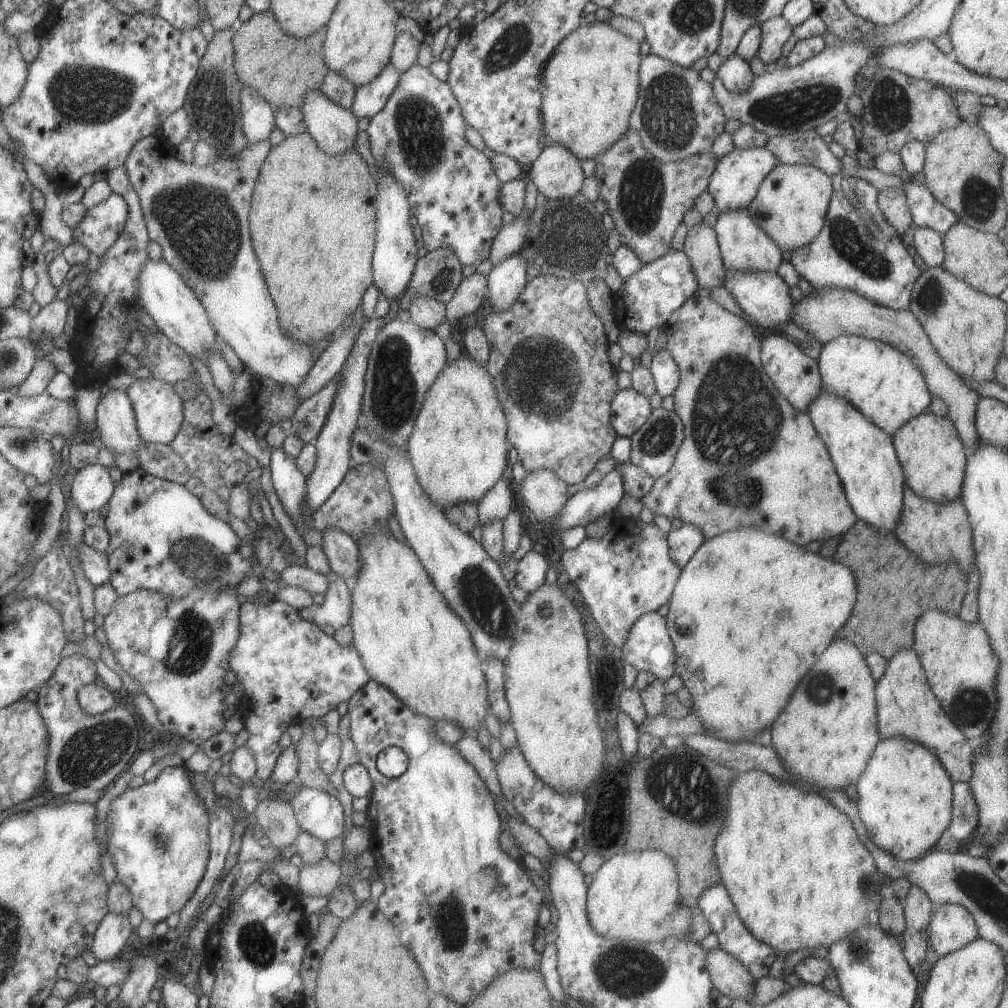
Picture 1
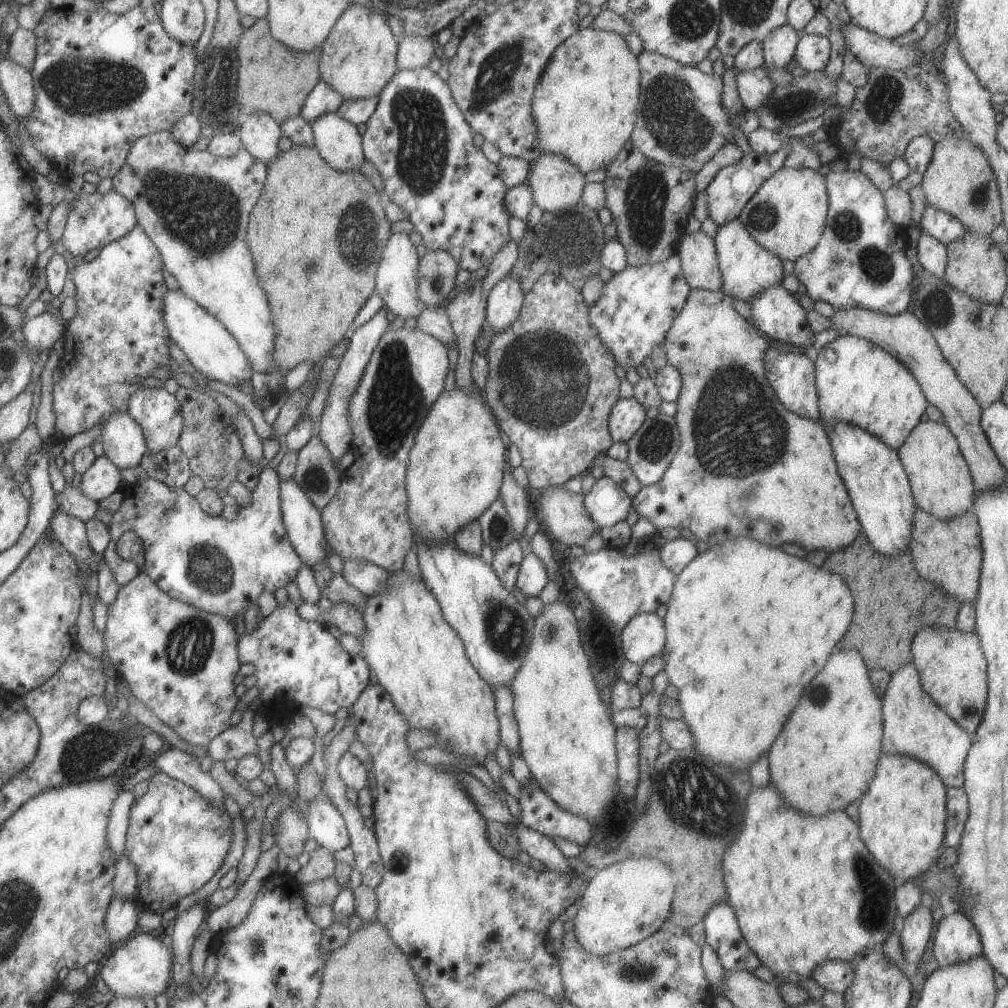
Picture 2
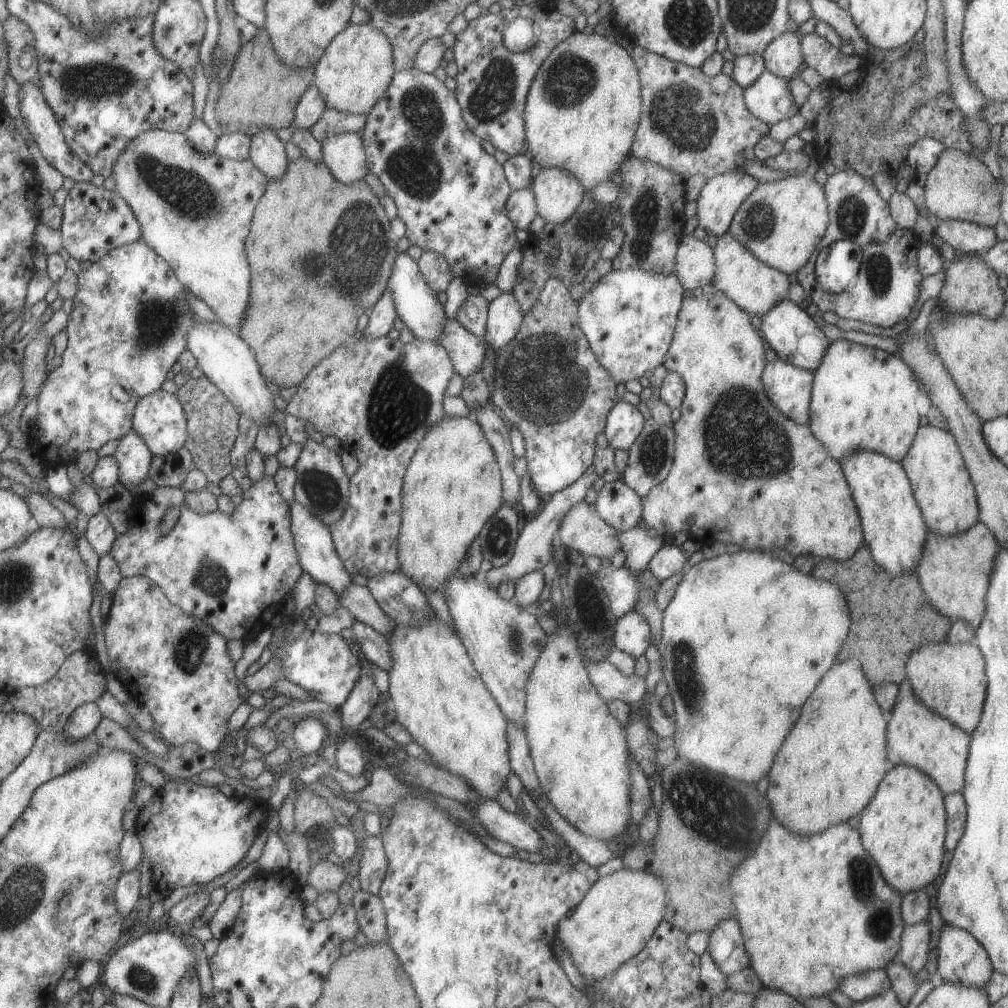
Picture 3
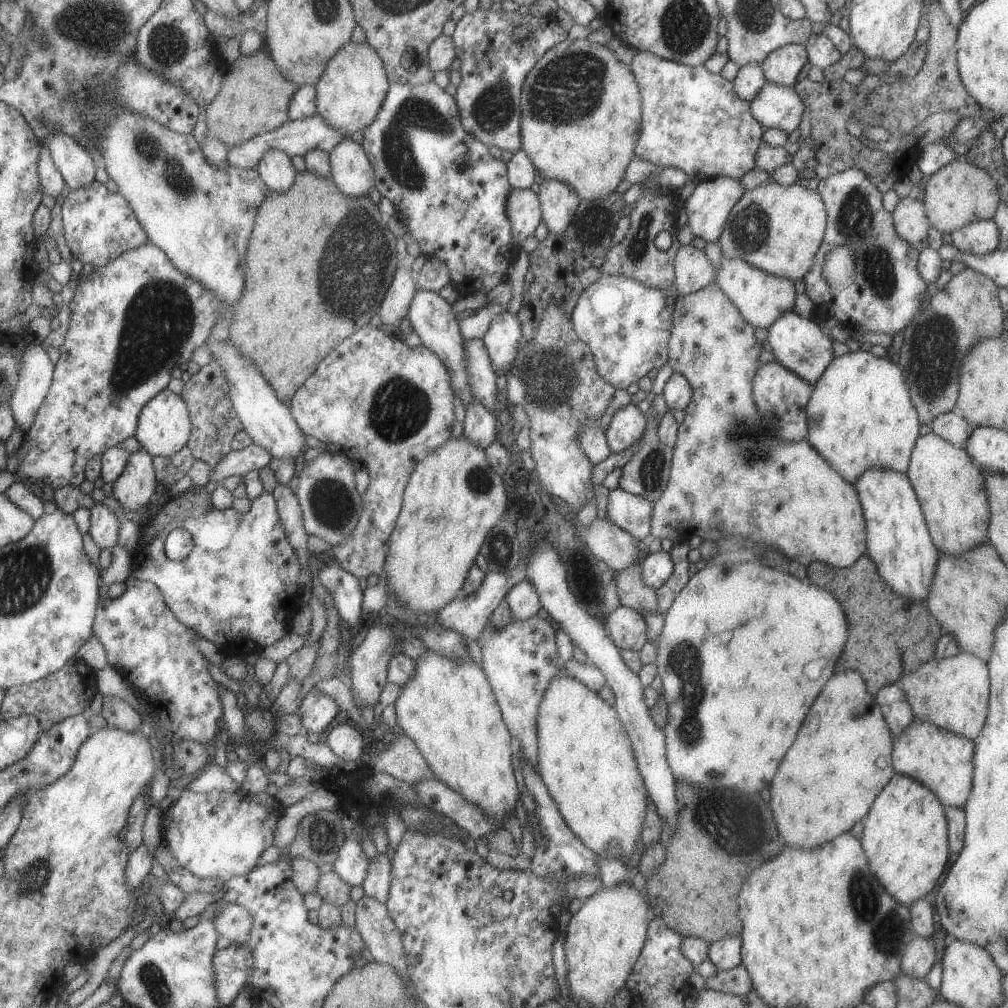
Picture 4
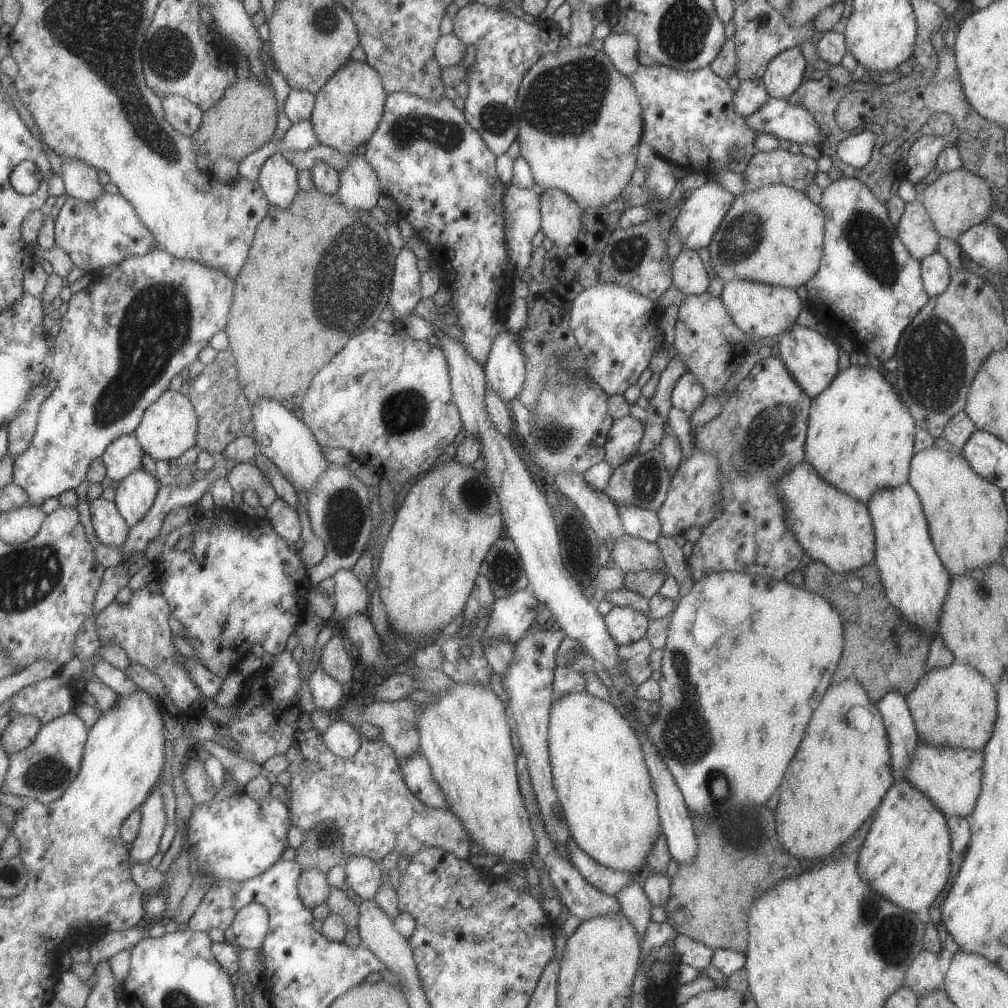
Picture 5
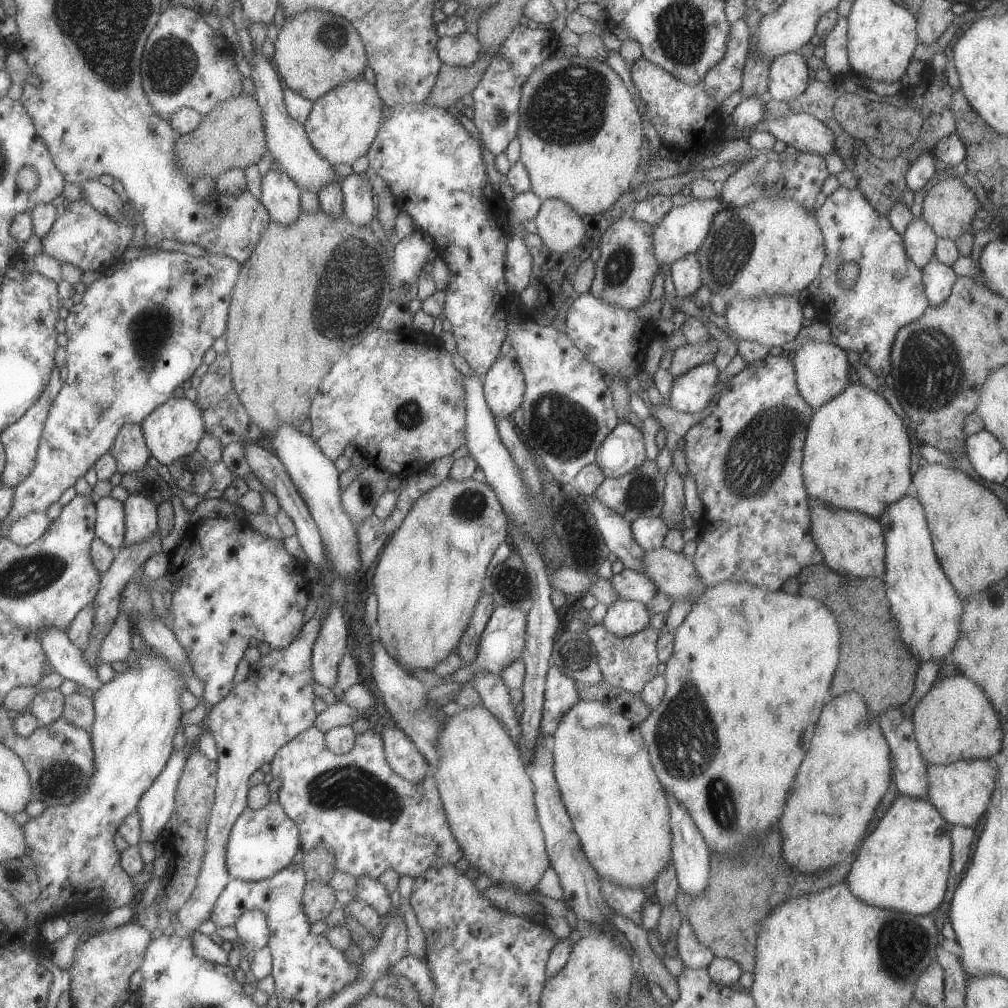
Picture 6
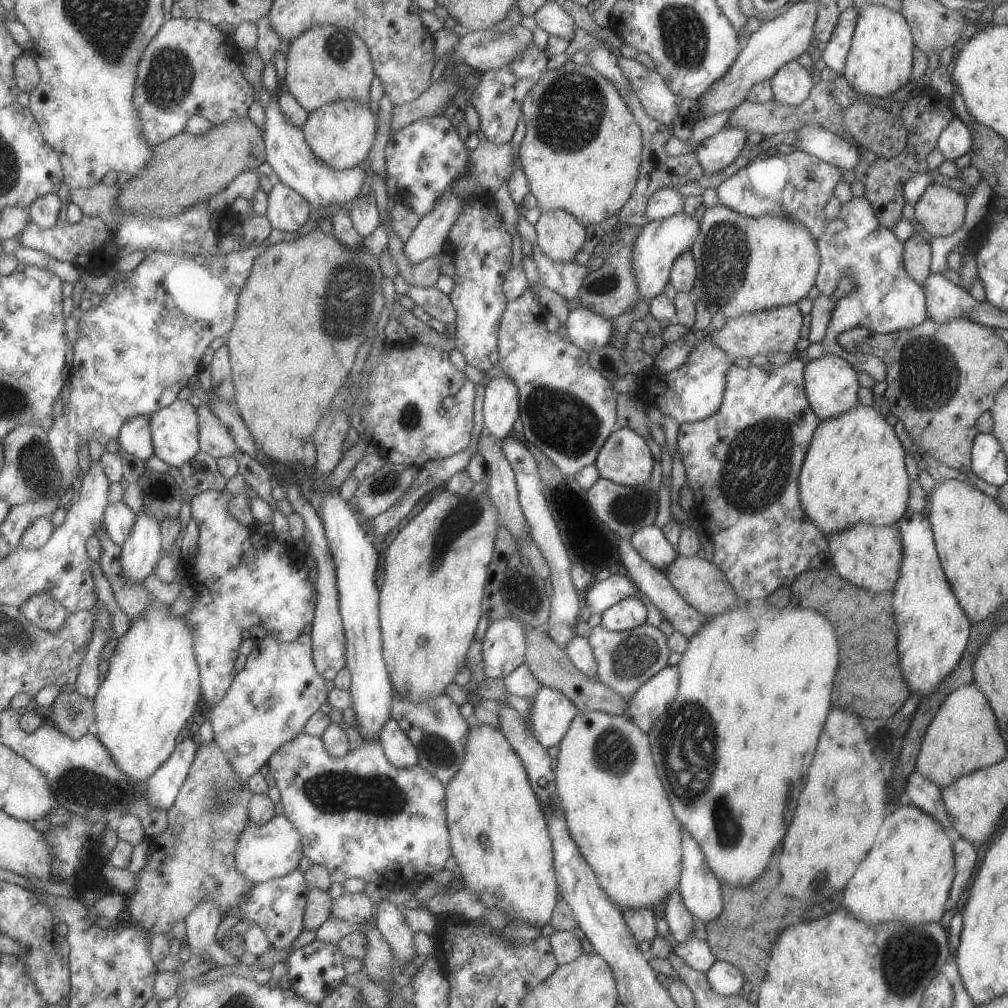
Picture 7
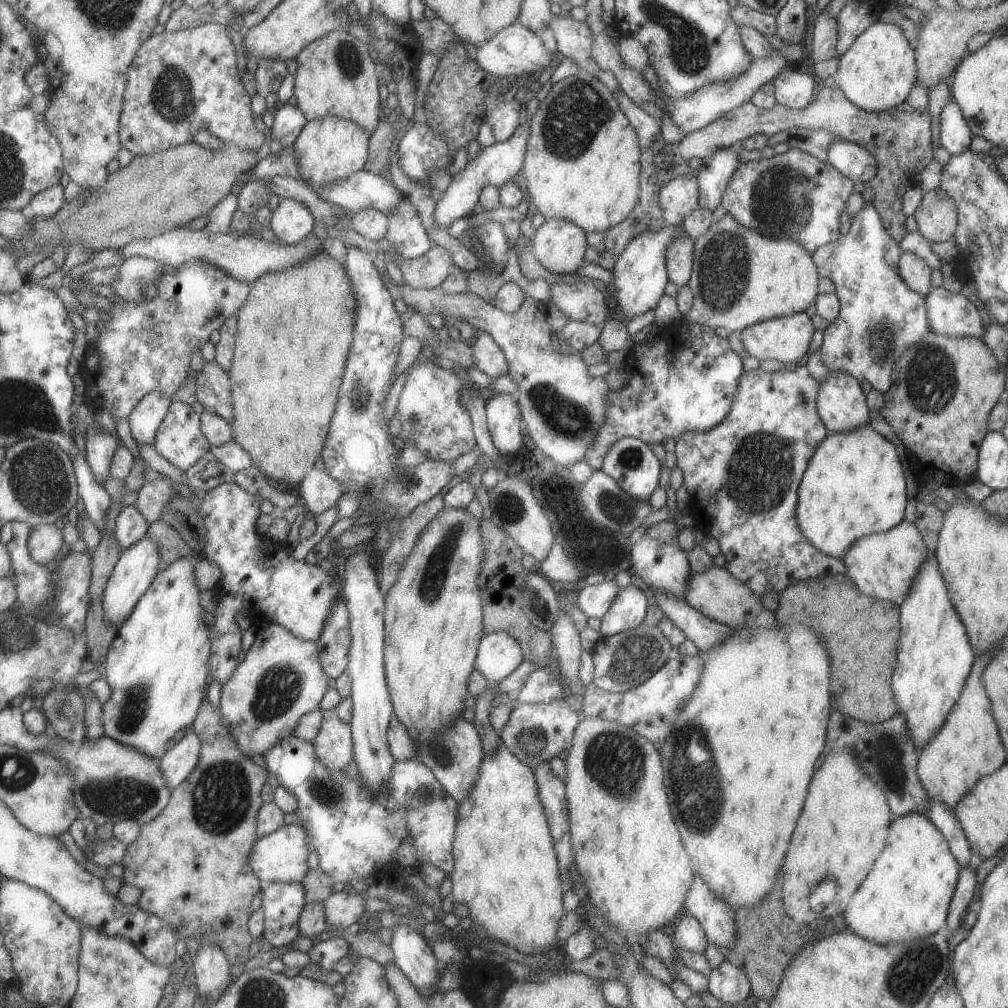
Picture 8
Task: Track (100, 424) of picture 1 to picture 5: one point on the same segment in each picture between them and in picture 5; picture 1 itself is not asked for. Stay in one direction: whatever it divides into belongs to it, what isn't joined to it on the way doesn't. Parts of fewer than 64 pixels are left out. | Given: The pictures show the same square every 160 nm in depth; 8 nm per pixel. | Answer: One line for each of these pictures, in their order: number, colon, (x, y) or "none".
2: (122, 440)
3: (133, 458)
4: (134, 488)
5: (134, 495)

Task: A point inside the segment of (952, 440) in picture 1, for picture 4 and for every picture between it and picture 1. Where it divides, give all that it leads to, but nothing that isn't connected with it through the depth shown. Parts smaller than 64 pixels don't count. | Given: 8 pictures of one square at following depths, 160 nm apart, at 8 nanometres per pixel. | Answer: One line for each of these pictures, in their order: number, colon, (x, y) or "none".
2: (941, 485)
3: (940, 484)
4: (947, 484)

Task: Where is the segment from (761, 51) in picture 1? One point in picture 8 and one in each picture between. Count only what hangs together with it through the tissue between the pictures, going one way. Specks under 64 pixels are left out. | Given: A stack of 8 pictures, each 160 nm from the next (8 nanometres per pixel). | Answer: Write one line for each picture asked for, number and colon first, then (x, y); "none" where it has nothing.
2: (778, 46)
3: (782, 57)
4: (781, 66)
5: (783, 73)
6: (787, 74)
7: (791, 84)
8: (793, 89)

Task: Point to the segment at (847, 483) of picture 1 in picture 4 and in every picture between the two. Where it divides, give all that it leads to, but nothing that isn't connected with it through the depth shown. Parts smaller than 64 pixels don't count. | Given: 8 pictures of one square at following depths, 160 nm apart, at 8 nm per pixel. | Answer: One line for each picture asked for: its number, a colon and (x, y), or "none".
2: (878, 487)
3: (893, 528)
4: (897, 541)

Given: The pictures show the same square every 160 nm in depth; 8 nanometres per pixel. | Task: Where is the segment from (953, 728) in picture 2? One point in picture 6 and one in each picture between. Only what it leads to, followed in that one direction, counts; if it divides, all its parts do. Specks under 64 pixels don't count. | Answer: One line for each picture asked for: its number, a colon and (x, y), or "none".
3: (915, 736)
4: (942, 761)
5: (950, 778)
6: (960, 791)

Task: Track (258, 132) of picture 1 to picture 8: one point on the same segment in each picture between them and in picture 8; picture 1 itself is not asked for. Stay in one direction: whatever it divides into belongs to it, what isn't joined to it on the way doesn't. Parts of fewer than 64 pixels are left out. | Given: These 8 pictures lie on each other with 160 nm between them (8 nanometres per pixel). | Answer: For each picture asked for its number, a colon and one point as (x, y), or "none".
2: (258, 132)
3: (266, 152)
4: (274, 167)
5: (277, 178)
6: (279, 194)
7: (287, 211)
8: (291, 222)

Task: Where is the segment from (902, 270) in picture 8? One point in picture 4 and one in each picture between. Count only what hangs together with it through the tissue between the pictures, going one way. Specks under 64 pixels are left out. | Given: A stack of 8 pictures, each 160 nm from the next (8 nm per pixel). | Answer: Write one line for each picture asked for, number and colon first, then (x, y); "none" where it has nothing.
4: (909, 220)
5: (915, 230)
6: (918, 239)
7: (916, 256)

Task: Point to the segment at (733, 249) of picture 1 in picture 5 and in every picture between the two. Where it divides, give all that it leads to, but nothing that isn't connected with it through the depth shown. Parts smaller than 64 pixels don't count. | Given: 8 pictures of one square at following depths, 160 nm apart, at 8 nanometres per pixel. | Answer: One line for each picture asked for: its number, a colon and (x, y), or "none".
2: (746, 269)
3: (754, 287)
4: (760, 298)
5: (758, 310)

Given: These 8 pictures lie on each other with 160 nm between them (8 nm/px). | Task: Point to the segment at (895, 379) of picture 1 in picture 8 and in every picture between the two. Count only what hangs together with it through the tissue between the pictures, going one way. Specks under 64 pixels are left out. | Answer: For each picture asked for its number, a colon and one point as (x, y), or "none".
2: (857, 382)
3: (862, 398)
4: (859, 415)
5: (859, 438)
6: (855, 457)
7: (853, 472)
8: (853, 486)

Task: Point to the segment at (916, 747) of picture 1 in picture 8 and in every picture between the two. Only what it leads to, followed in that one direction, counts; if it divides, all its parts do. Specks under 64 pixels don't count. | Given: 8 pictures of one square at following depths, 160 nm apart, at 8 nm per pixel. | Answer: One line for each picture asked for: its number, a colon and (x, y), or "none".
2: (901, 818)
3: (903, 827)
4: (904, 837)
5: (905, 857)
6: (903, 865)
7: (906, 877)
8: (907, 897)

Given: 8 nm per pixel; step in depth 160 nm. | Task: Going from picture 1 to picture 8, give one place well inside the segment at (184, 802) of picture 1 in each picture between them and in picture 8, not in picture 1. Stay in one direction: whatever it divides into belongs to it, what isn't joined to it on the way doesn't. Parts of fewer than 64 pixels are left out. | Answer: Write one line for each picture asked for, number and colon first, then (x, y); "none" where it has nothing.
2: (176, 840)
3: (192, 833)
4: (213, 834)
5: (237, 838)
6: (261, 842)
7: (272, 850)
8: (279, 856)

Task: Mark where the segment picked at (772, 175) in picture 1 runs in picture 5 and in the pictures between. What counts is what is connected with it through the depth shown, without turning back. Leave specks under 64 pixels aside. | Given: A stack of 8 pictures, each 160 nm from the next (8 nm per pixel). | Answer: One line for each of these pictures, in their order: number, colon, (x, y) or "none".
2: (786, 216)
3: (781, 222)
4: (778, 229)
5: (774, 235)

